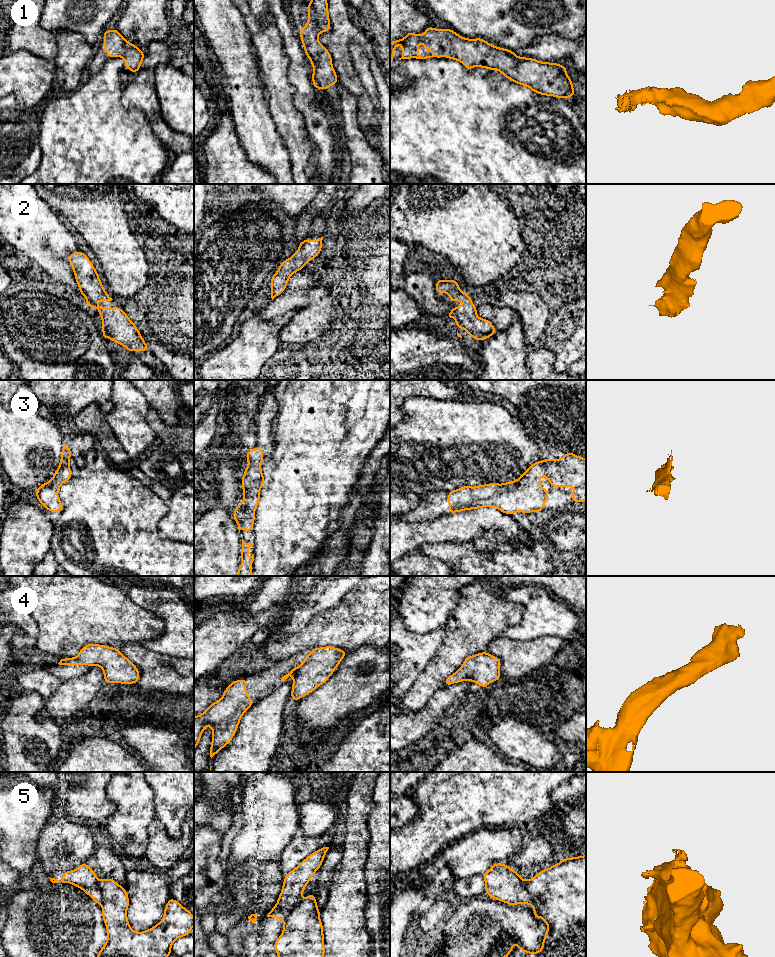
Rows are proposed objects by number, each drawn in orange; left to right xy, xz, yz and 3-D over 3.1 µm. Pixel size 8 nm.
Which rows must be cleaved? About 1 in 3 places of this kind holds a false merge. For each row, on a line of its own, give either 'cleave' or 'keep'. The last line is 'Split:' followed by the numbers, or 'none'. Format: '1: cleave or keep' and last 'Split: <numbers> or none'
1: keep
2: keep
3: keep
4: keep
5: cleave
Split: 5

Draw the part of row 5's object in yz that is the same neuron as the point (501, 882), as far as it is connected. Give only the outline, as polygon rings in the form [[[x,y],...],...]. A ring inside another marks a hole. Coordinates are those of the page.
[[[494,863],[491,869],[482,875],[485,879],[485,891],[490,898],[511,906],[519,903],[529,905],[540,898],[526,889],[526,881],[507,864]]]

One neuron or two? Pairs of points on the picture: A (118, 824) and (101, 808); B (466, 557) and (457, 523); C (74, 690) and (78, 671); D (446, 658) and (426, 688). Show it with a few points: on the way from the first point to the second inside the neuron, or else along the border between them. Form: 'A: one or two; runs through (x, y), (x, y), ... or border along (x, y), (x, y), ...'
A: two; border along (105, 793), (114, 805), (115, 811), (104, 823)
B: two; border along (438, 543), (474, 542), (483, 545)
C: two; border along (91, 667), (84, 674), (62, 682)
D: one; runs through (442, 665), (429, 681)

